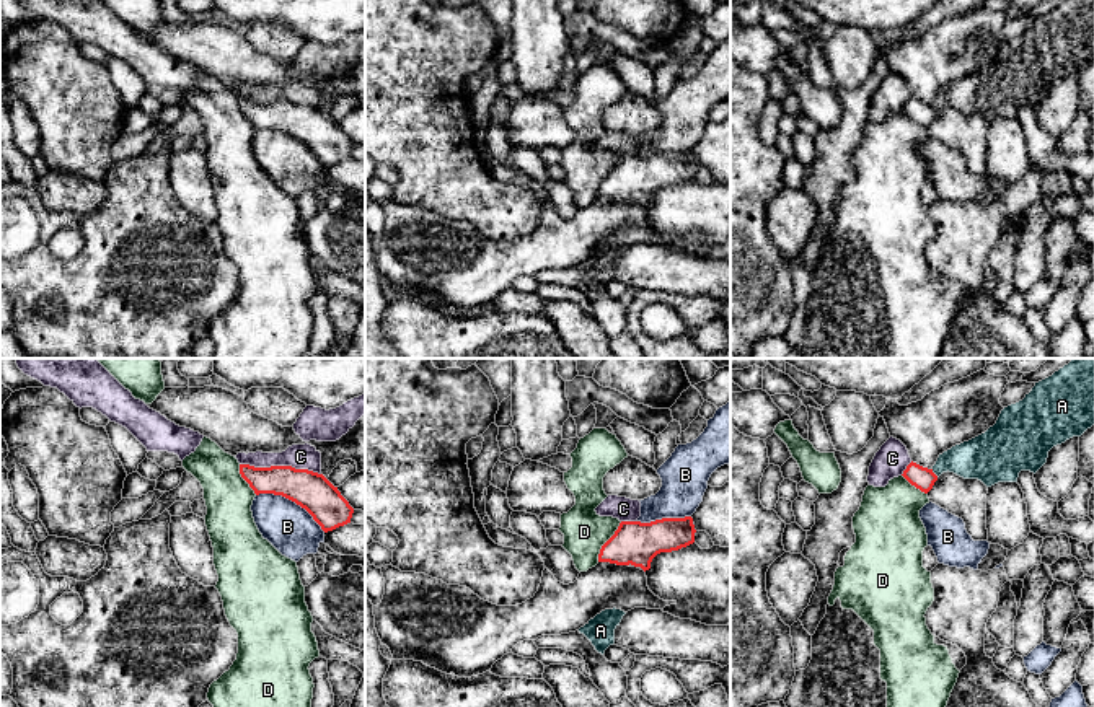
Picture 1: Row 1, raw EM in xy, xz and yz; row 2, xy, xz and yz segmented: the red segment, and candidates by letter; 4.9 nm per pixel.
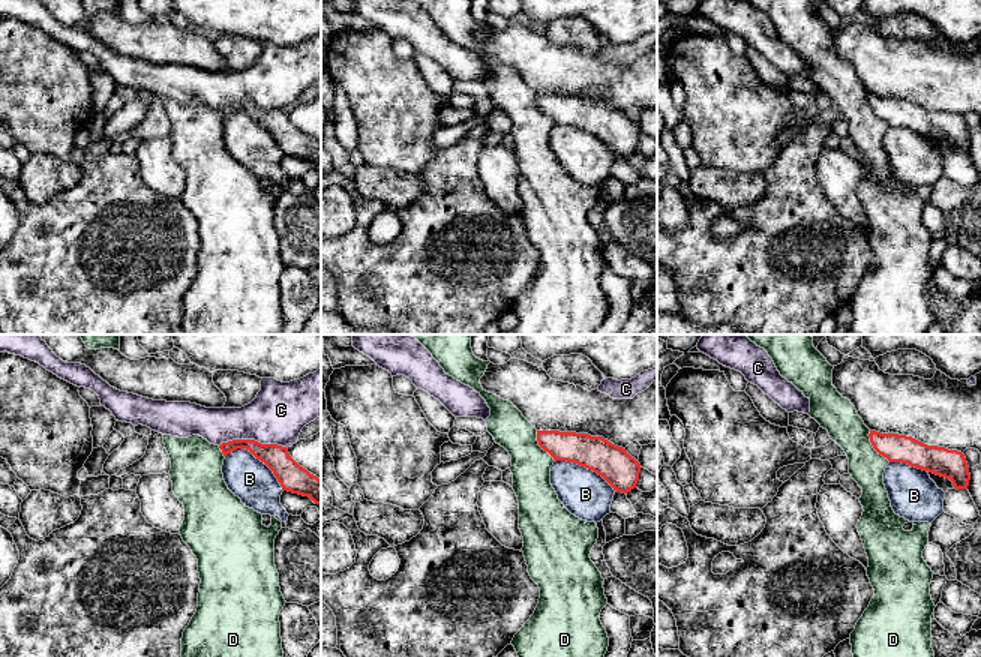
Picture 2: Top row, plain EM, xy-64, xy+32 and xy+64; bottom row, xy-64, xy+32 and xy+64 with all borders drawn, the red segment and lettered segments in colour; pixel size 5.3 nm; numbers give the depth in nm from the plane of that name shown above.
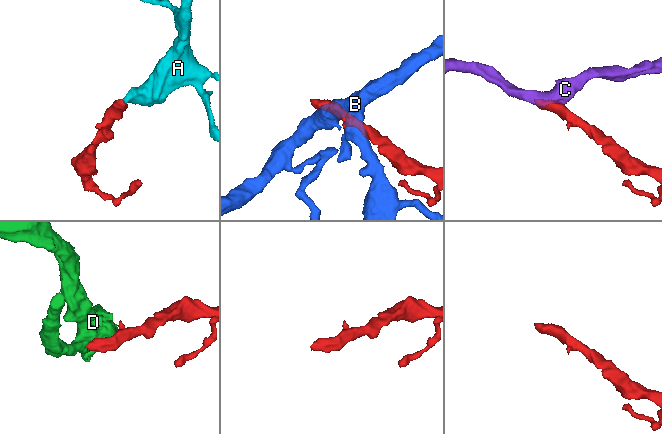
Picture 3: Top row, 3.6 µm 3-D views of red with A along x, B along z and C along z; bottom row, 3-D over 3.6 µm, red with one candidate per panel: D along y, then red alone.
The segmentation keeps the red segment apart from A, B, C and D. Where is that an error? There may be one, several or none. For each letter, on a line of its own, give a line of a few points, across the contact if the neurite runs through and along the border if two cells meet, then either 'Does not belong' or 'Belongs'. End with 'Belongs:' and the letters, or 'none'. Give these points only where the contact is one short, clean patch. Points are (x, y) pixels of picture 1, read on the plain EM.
A: Line: yz (921, 113), (933, 108), (949, 95), (980, 93). Belongs
B: Does not belong
C: Line: xy (240, 98), (307, 103), (320, 109). Does not belong
D: Line: xz (621, 157), (602, 181), (597, 196). Does not belong
Belongs: A

